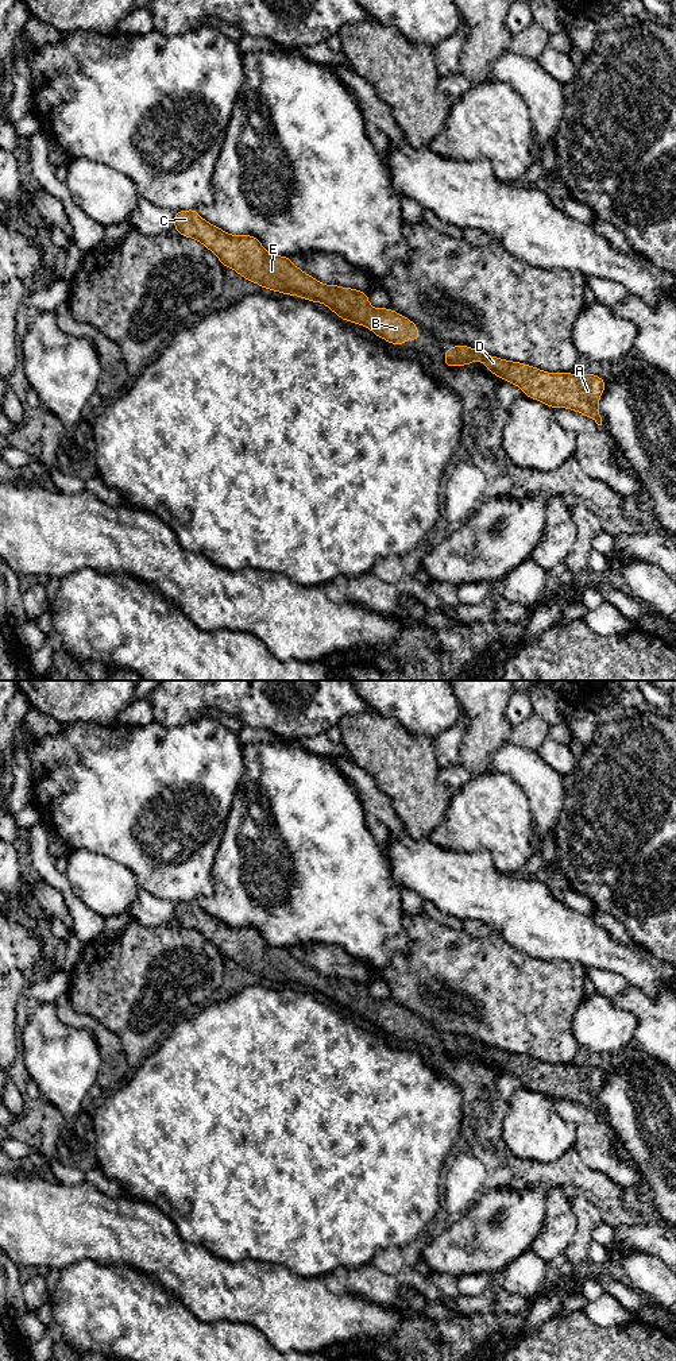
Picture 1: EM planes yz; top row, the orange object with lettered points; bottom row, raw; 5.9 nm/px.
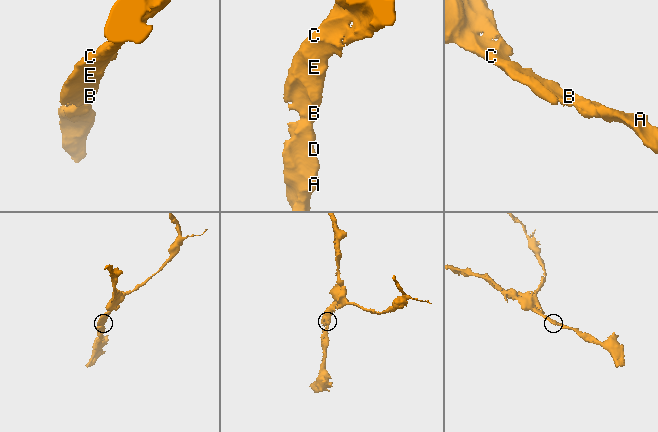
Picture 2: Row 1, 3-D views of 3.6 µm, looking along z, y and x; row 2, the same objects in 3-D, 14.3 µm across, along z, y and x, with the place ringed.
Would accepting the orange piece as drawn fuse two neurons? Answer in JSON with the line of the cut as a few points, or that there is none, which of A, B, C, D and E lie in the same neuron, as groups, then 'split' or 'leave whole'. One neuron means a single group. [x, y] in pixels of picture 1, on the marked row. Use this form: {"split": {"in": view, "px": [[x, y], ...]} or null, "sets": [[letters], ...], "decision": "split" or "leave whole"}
{"split": null, "sets": [["A", "B", "C", "D", "E"]], "decision": "leave whole"}

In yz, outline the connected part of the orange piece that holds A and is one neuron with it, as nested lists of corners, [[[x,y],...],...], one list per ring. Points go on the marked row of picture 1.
[[[452,346],[445,348],[444,365],[453,367],[467,366],[472,361],[483,362],[486,367],[506,382],[519,386],[526,397],[538,400],[549,408],[567,408],[592,419],[602,425],[598,402],[604,392],[606,381],[598,375],[583,373],[546,373],[525,363],[505,361],[486,355],[467,346]]]

